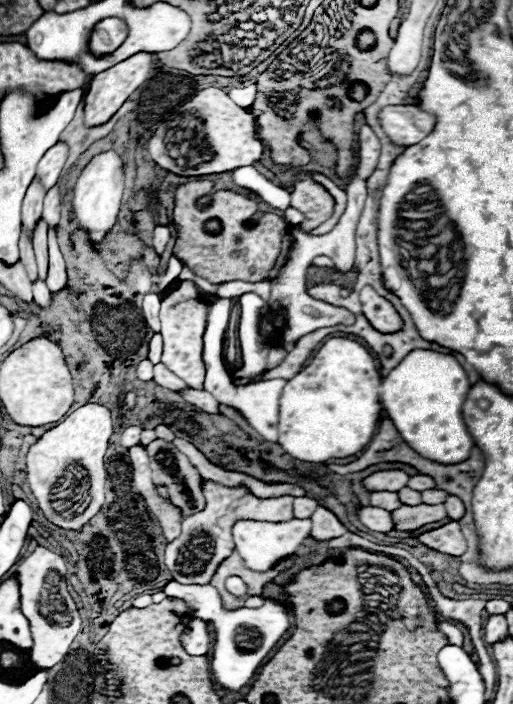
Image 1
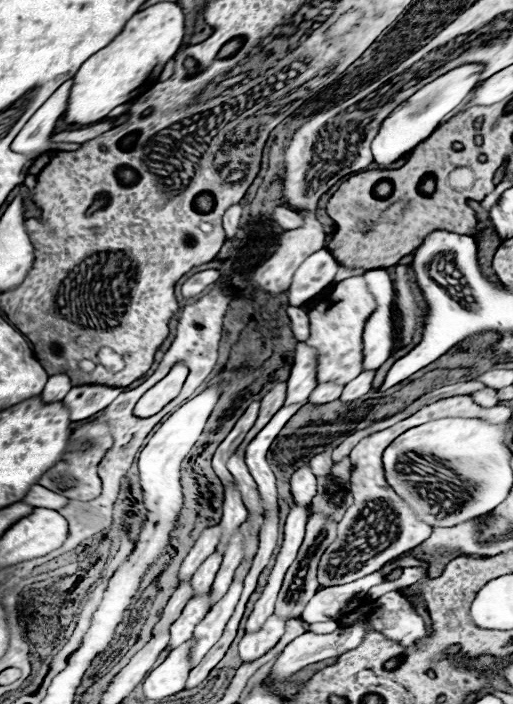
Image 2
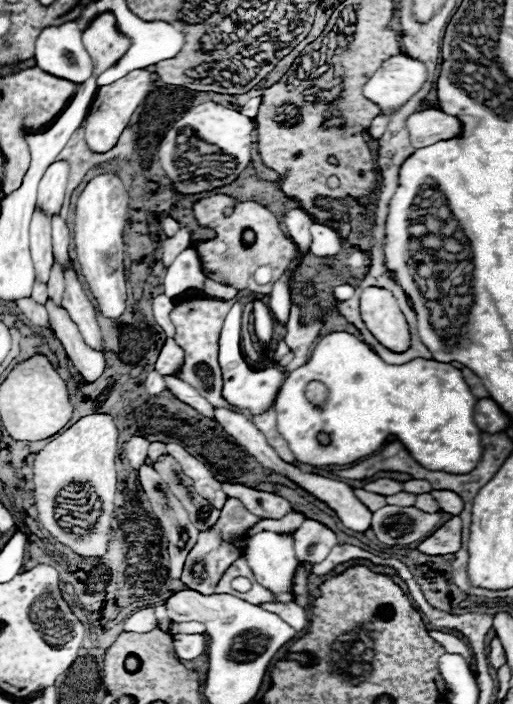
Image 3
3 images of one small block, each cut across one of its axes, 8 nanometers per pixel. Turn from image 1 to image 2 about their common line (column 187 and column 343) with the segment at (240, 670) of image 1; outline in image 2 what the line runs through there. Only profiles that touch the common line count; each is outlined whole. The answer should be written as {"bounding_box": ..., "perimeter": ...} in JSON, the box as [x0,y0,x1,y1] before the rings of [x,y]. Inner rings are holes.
{"bounding_box":[302,572,386,622],"perimeter":[[[380,572],[368,574],[364,578],[358,578],[350,584],[340,584],[340,586],[328,586],[316,592],[316,596],[308,602],[302,620],[306,622],[324,622],[324,620],[338,620],[338,608],[342,608],[354,594],[364,594],[372,586],[386,582],[386,576]]]}

